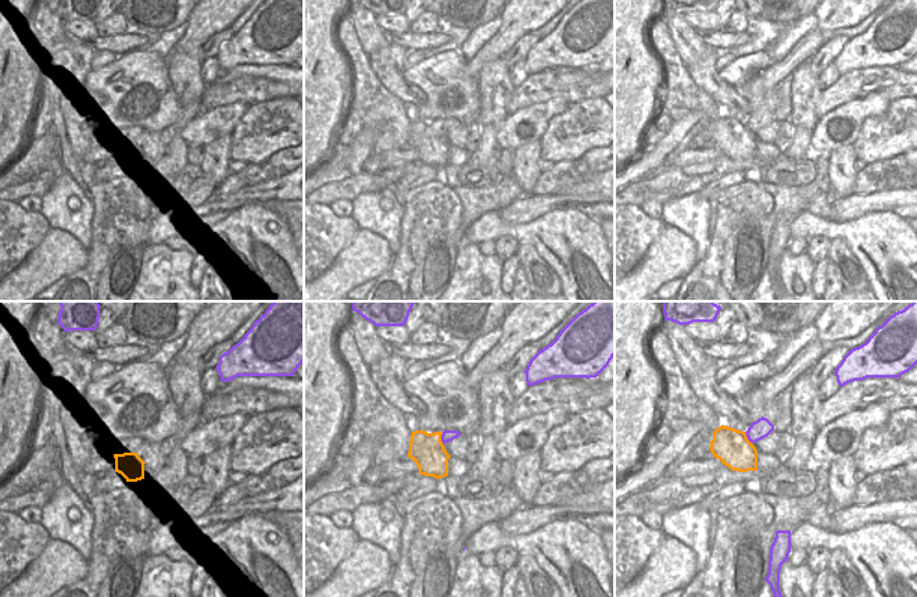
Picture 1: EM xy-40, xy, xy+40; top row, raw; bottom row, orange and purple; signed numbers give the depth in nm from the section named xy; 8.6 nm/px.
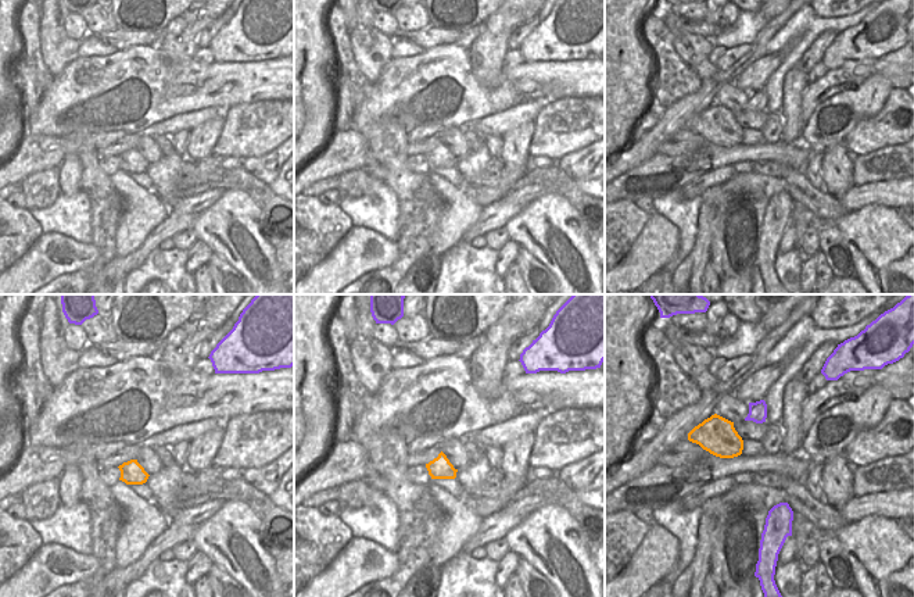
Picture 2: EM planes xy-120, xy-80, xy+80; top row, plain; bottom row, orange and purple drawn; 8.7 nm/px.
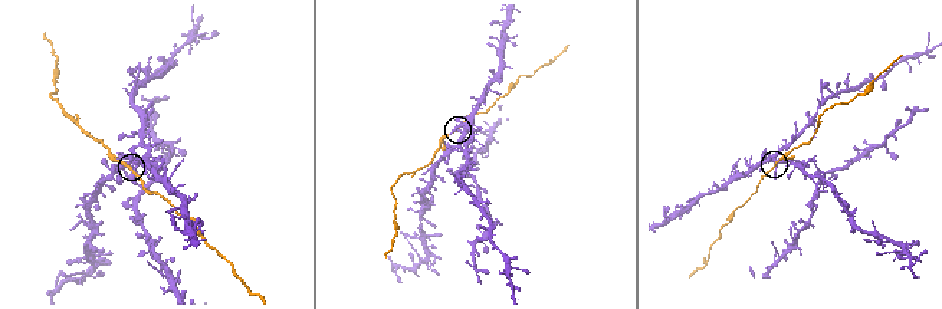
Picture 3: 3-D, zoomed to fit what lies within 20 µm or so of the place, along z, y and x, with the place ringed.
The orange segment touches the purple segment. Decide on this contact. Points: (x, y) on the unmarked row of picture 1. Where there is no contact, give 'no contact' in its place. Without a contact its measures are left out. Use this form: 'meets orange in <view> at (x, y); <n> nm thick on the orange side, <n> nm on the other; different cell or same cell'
meets orange in xy at (440, 128); 300 nm thick on the orange side, 100 nm on the other; different cell

